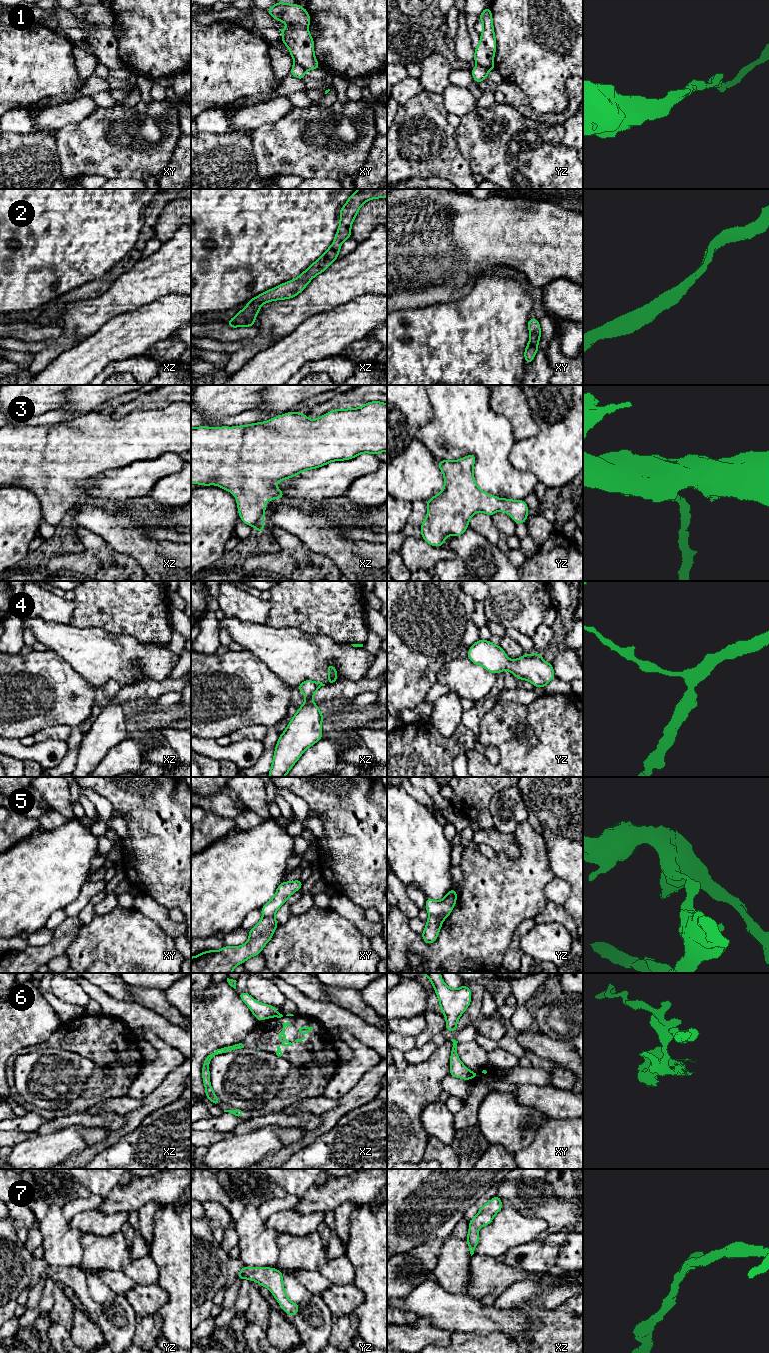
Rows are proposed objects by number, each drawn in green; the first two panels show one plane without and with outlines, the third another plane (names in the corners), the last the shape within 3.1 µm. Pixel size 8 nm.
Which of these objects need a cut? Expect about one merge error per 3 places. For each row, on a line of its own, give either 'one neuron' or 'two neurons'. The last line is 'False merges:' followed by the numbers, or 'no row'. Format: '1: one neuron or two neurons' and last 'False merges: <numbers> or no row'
1: two neurons
2: one neuron
3: one neuron
4: one neuron
5: two neurons
6: two neurons
7: one neuron
False merges: 1, 5, 6

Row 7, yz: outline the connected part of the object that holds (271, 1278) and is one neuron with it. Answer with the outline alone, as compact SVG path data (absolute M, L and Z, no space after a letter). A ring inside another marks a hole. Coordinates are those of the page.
M244 1266L238 1273L237 1278L253 1280L268 1288L287 1314L291 1317L297 1314L299 1304L289 1300L283 1285L283 1274L278 1269Z

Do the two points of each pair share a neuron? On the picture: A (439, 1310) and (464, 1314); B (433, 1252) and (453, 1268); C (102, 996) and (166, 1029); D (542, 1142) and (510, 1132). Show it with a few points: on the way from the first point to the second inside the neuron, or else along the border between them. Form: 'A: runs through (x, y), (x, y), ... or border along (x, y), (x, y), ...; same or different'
A: runs through (445, 1310), (458, 1313); same
B: border along (445, 1239), (437, 1264), (432, 1271); different
C: runs through (118, 1009), (150, 1020); same
D: border along (547, 1119), (537, 1130), (533, 1141), (515, 1153); different

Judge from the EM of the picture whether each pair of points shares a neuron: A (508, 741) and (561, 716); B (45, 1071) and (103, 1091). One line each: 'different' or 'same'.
A: same
B: different

